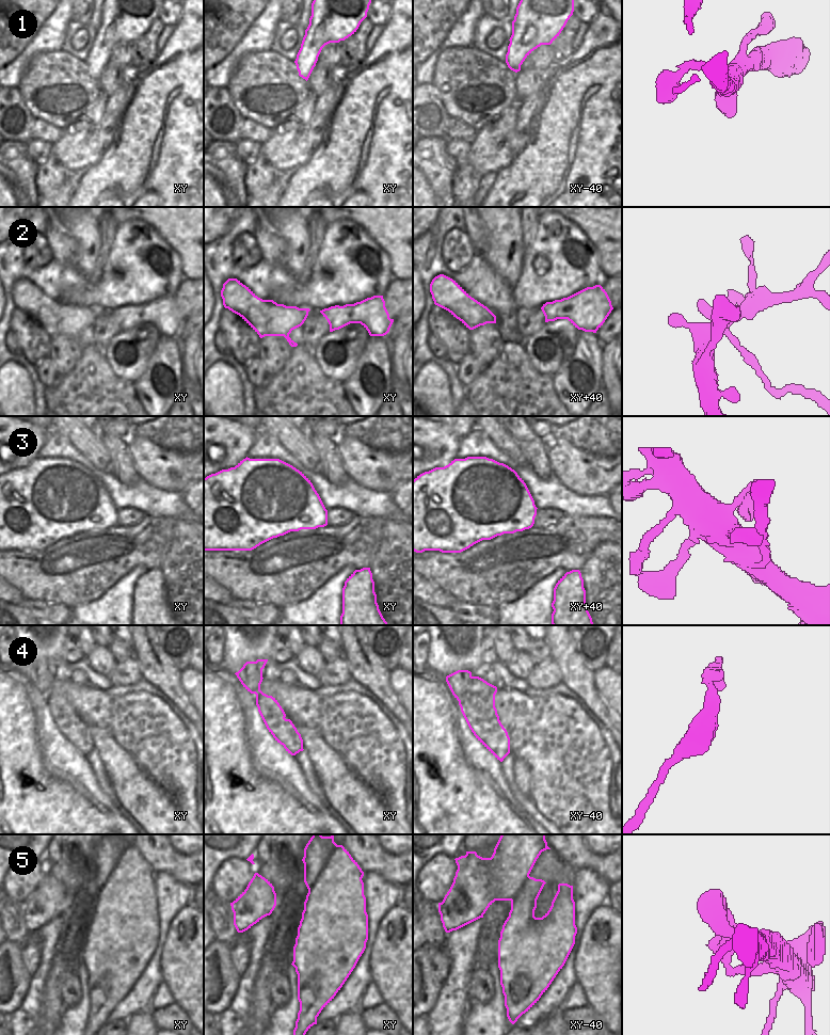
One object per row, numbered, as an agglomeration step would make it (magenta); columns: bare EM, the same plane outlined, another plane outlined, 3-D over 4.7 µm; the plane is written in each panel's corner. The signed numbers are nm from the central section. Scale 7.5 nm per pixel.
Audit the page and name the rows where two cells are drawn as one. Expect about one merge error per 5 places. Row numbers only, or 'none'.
2

